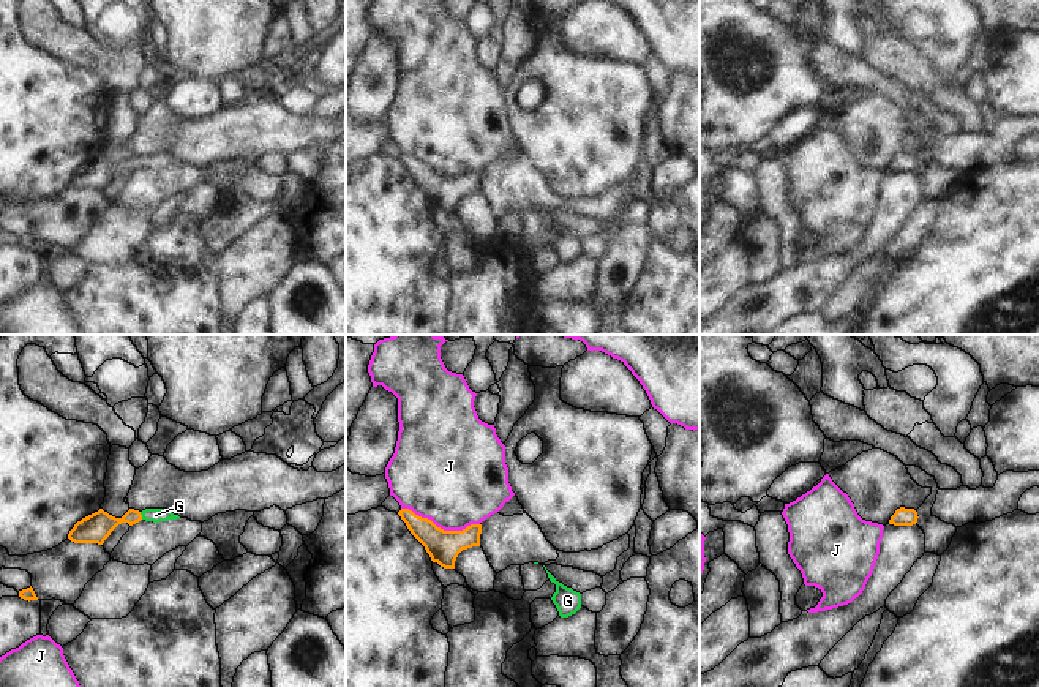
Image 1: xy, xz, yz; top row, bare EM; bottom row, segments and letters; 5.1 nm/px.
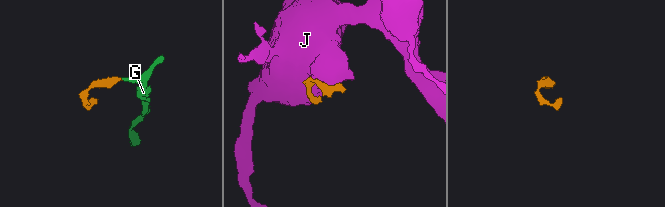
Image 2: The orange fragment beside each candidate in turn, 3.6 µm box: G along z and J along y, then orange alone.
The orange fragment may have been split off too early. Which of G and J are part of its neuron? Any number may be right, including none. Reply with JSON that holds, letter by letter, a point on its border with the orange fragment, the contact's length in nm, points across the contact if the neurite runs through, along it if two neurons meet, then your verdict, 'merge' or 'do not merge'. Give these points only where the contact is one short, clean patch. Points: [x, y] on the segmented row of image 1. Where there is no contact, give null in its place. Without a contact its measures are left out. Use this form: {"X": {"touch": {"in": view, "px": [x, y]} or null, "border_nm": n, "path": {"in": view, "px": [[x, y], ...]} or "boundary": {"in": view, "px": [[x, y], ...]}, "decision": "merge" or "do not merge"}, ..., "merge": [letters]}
{"G": {"touch": {"in": "xy", "px": [141, 515]}, "border_nm": 40, "path": {"in": "xy", "px": [[95, 528], [101, 523], [141, 515], [155, 515]]}, "decision": "merge"}, "J": {"touch": {"in": "xz", "px": [439, 528]}, "border_nm": 400, "decision": "do not merge"}, "merge": ["G"]}

